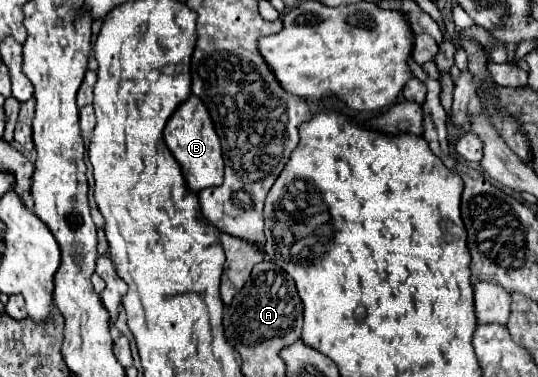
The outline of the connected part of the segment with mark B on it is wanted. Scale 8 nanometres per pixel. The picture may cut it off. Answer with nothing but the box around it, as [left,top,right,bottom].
[165,96,223,194]

